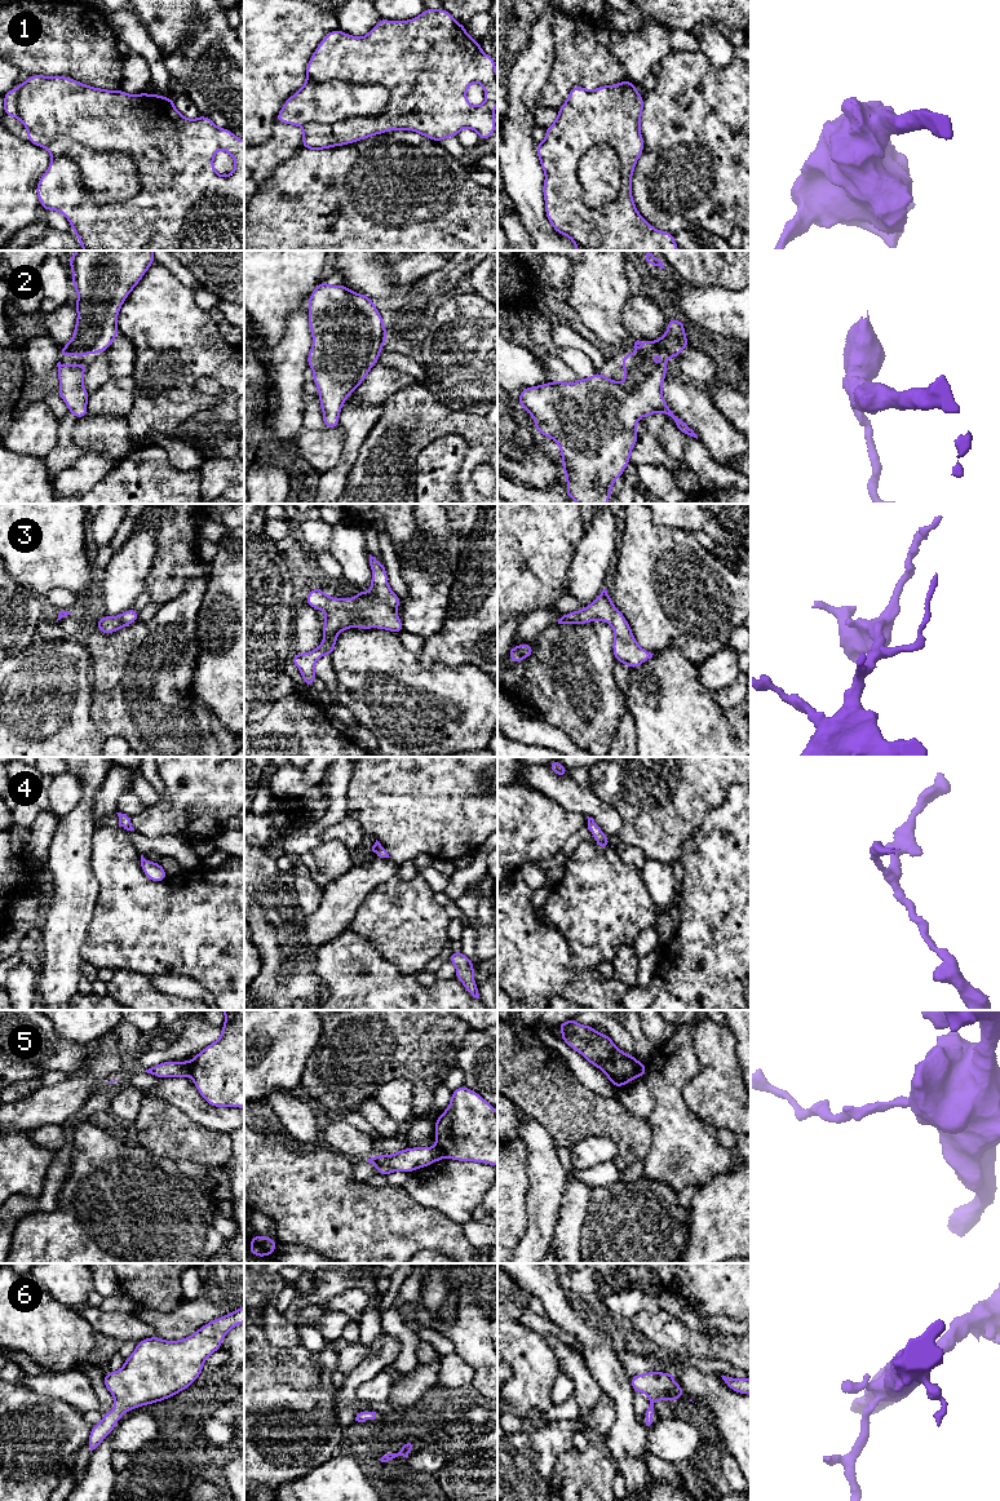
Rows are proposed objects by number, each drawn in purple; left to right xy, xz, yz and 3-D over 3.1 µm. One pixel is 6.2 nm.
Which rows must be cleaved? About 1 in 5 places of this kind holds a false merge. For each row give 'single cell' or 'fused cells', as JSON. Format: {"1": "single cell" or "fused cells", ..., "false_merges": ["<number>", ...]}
{"1": "fused cells", "2": "single cell", "3": "single cell", "4": "single cell", "5": "fused cells", "6": "single cell", "false_merges": ["1", "5"]}

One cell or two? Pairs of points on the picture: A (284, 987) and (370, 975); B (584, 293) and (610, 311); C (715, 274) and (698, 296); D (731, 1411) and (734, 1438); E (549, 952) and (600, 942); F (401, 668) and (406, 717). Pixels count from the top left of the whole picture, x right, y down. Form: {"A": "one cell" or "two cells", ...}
{"A": "two cells", "B": "one cell", "C": "two cells", "D": "one cell", "E": "two cells", "F": "one cell"}

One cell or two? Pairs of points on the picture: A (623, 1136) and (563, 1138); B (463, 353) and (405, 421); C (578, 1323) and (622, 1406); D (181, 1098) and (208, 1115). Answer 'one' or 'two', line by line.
A: one
B: two
C: one
D: one

